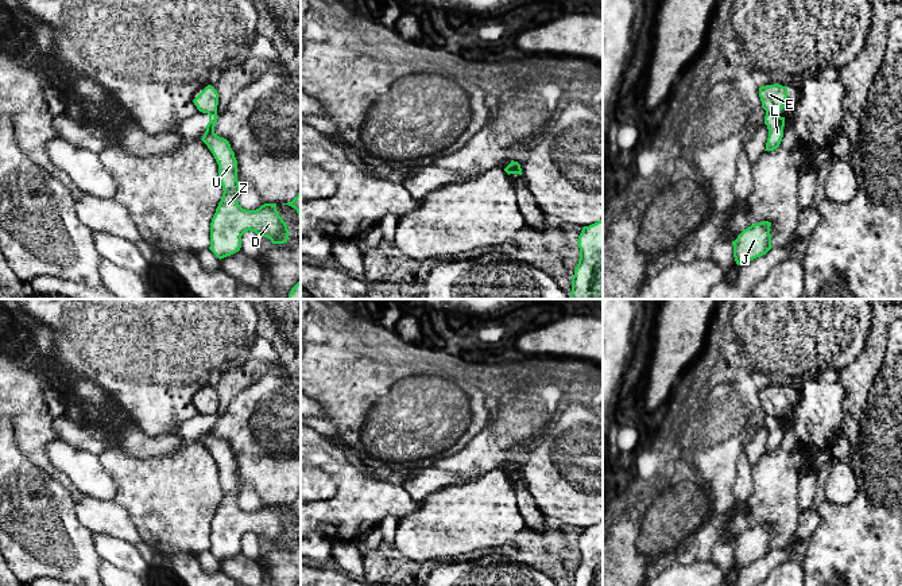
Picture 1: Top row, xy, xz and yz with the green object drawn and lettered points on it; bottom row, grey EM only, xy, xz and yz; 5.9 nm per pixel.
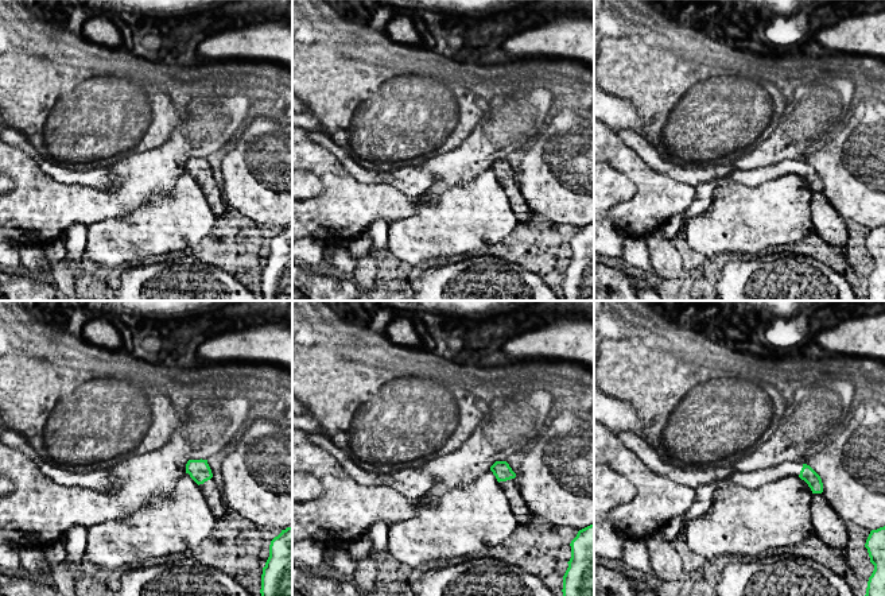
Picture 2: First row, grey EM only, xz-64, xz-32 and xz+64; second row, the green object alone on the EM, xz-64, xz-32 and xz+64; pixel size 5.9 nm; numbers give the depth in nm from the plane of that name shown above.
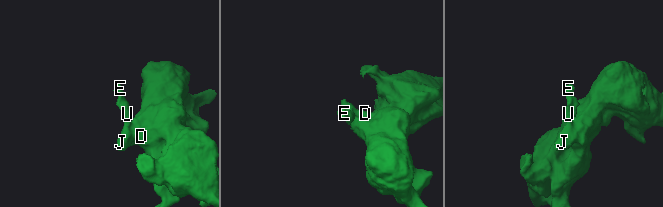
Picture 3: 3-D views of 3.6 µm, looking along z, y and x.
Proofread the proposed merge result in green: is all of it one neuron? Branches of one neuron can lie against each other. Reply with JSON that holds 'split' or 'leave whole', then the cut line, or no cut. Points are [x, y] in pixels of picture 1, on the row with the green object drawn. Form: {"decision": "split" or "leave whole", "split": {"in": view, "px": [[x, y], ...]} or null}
{"decision": "split", "split": {"in": "yz", "px": [[766, 112], [777, 116]]}}

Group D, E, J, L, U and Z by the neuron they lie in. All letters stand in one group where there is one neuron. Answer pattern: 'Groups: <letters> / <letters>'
Groups: D J L U Z / E

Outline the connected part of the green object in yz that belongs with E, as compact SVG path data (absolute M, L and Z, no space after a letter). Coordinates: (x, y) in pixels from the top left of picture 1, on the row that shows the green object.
M779 84L760 86L759 97L762 101L762 108L766 110L766 113L778 116L785 108L787 88Z

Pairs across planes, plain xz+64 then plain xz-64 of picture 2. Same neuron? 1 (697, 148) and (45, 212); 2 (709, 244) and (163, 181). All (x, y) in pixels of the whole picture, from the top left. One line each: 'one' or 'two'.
1: two
2: two

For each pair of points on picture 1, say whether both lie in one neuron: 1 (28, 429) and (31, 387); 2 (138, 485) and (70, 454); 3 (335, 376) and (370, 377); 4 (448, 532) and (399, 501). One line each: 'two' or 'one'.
1: one
2: two
3: one
4: two

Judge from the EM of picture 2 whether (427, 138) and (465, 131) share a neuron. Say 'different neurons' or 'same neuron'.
same neuron

